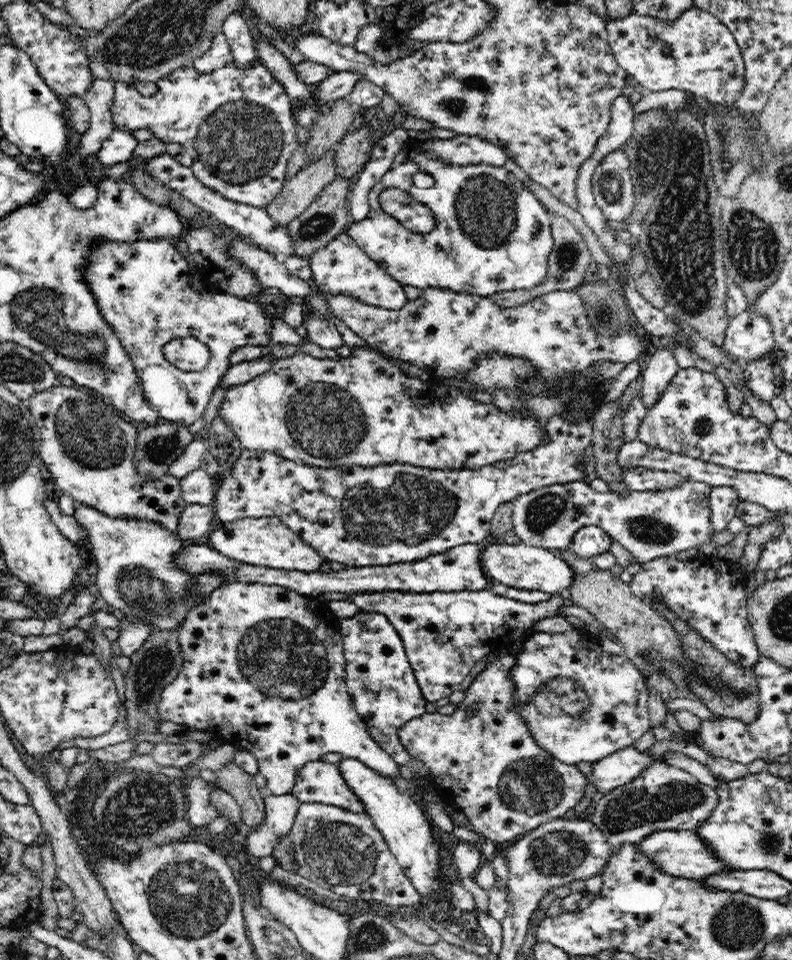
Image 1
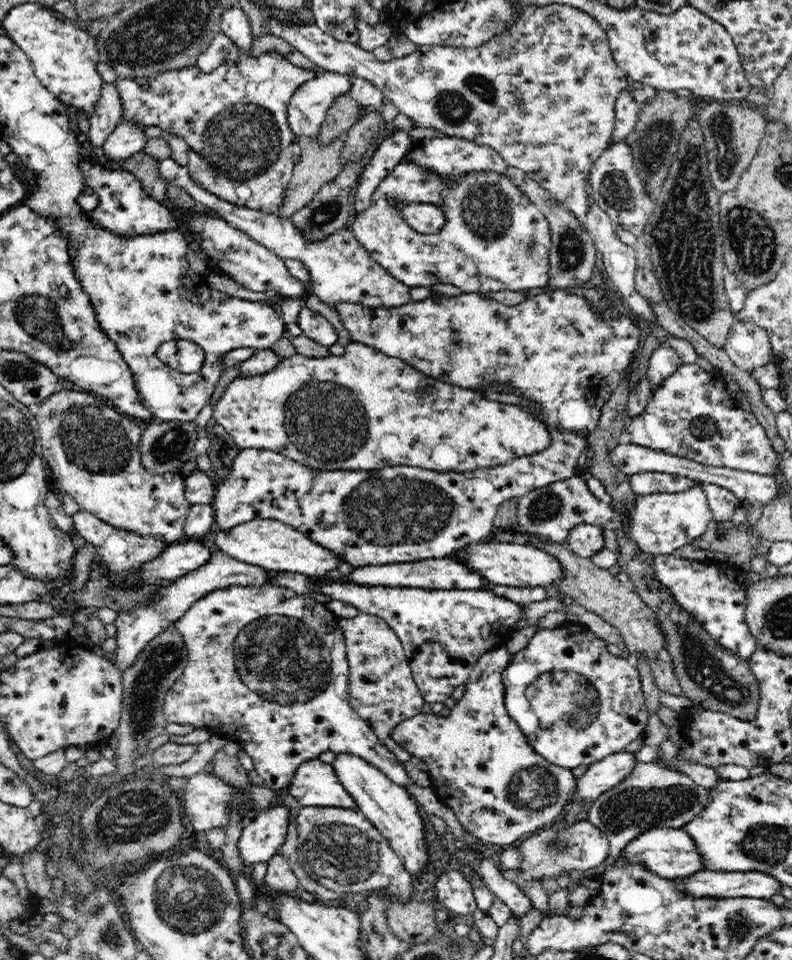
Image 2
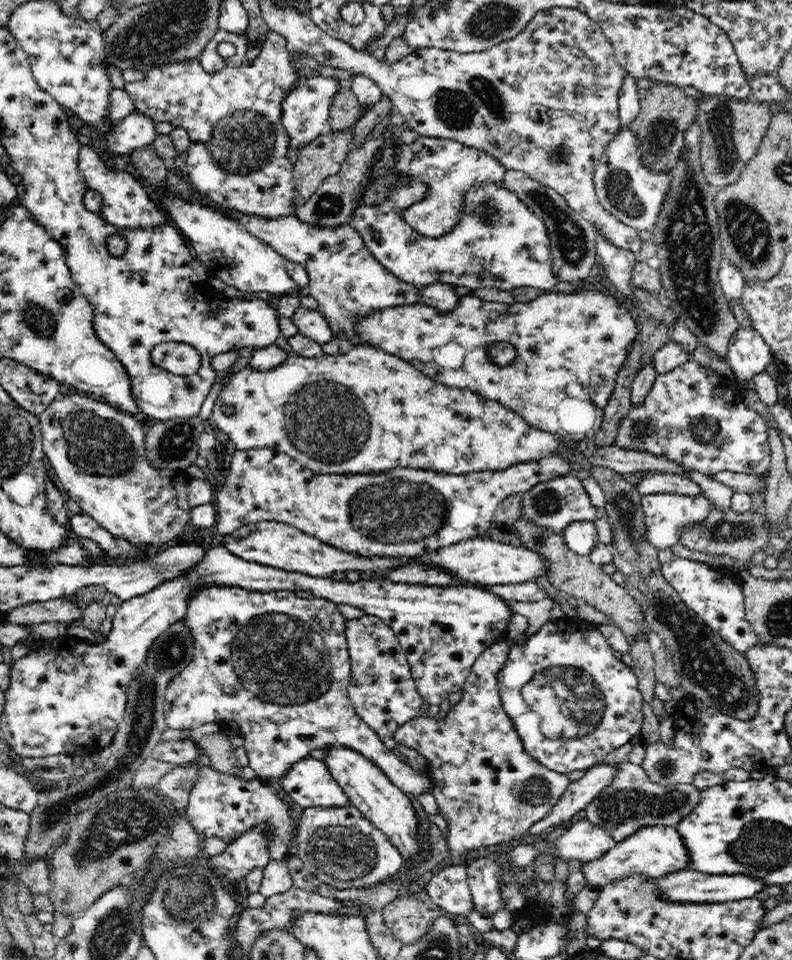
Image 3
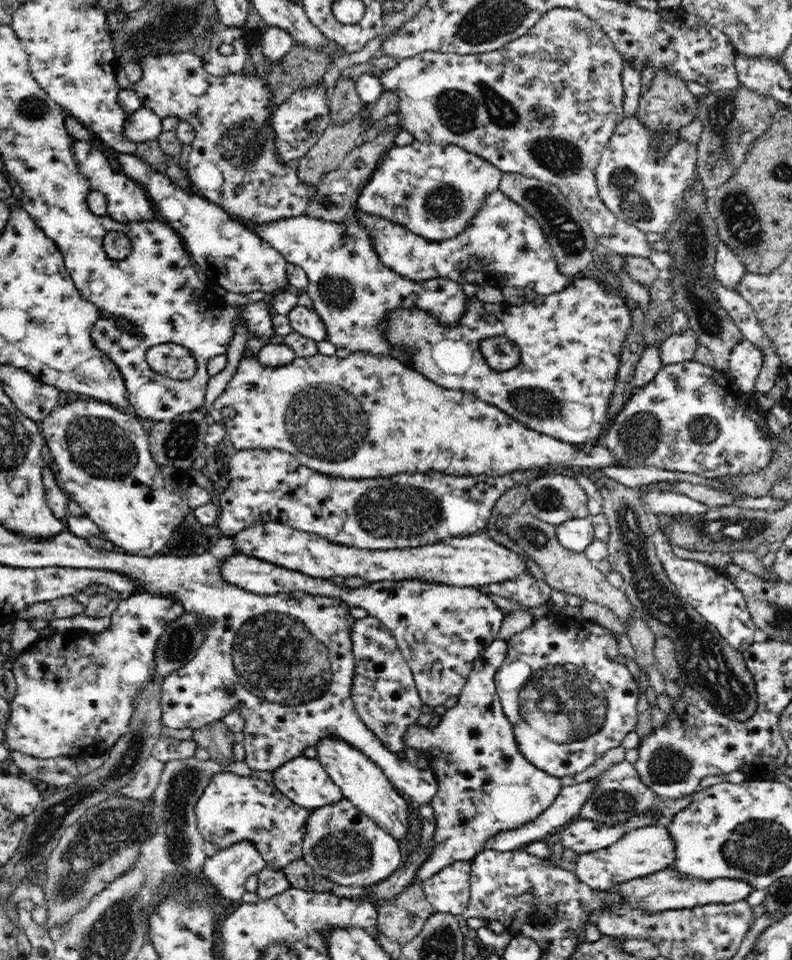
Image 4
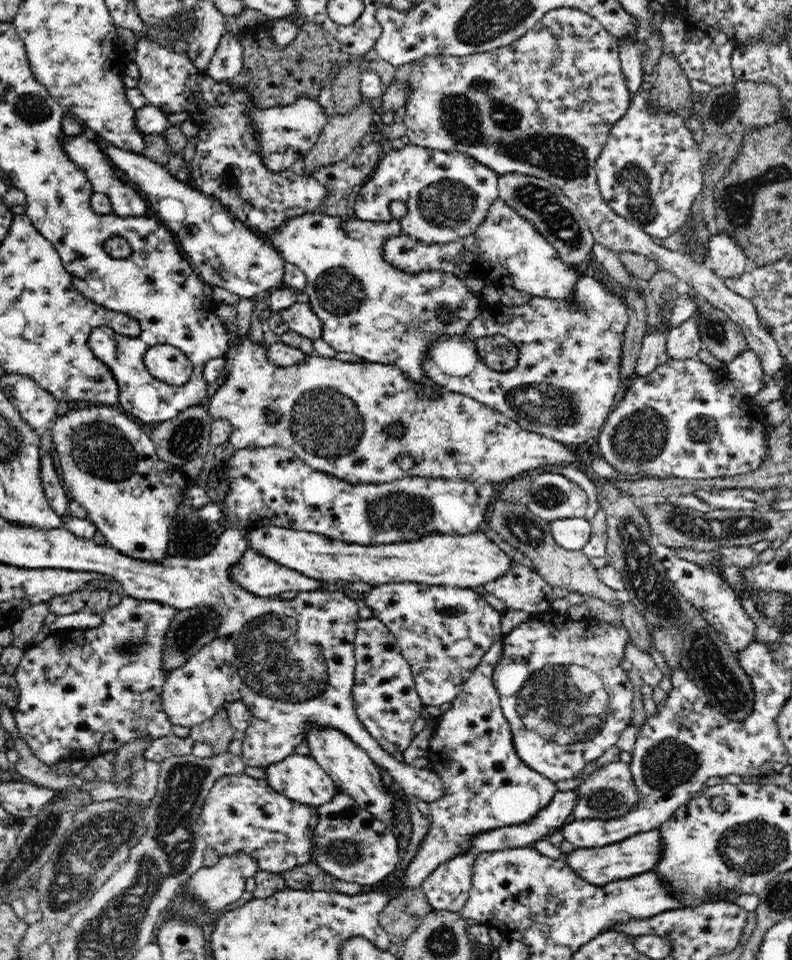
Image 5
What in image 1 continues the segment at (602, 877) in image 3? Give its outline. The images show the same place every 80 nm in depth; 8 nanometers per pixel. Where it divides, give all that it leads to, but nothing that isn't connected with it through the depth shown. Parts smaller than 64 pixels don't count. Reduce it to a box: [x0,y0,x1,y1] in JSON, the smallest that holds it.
[637,830,733,880]

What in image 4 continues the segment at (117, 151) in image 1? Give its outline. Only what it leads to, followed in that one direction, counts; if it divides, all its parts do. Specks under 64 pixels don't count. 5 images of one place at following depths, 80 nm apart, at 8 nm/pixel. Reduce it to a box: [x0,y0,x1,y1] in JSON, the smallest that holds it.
[124,107,162,143]

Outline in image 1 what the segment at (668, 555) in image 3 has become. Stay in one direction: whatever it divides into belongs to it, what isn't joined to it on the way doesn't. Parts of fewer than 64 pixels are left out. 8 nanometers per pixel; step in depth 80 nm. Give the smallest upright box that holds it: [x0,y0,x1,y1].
[628,555,761,669]

